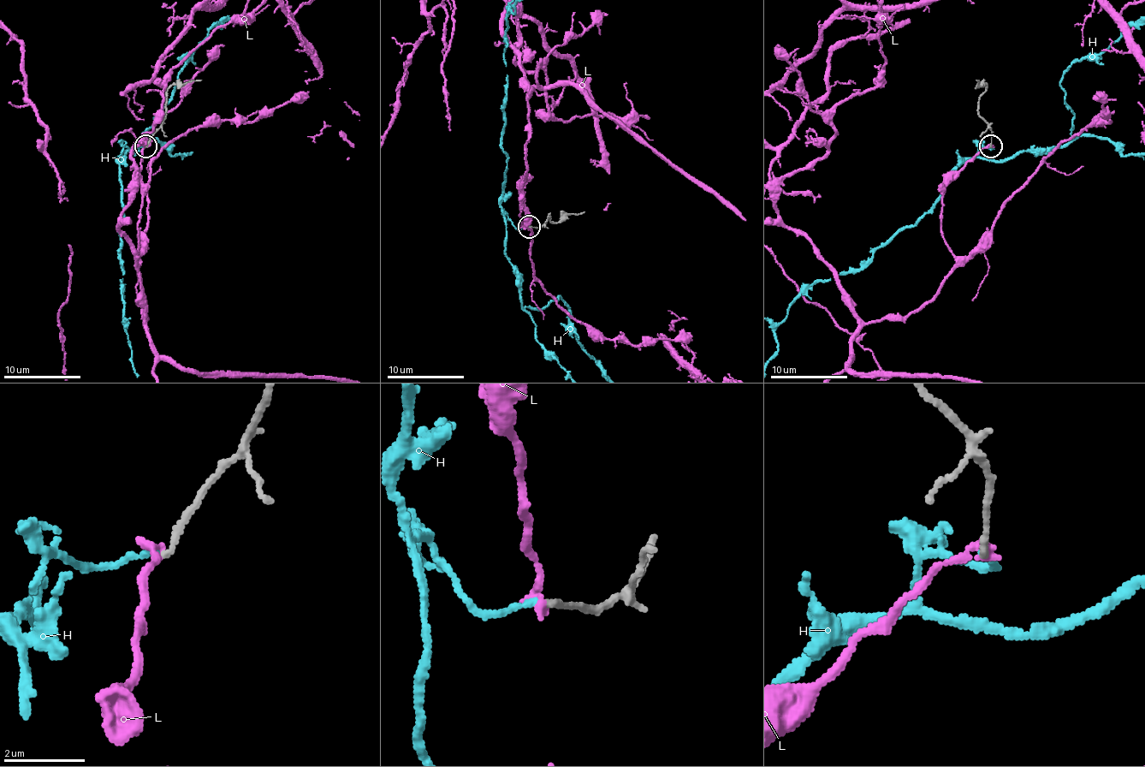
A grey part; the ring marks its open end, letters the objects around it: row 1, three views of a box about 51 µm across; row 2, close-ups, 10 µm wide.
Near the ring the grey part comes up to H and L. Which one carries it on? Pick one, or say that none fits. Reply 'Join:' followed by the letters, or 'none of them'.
Join: H

